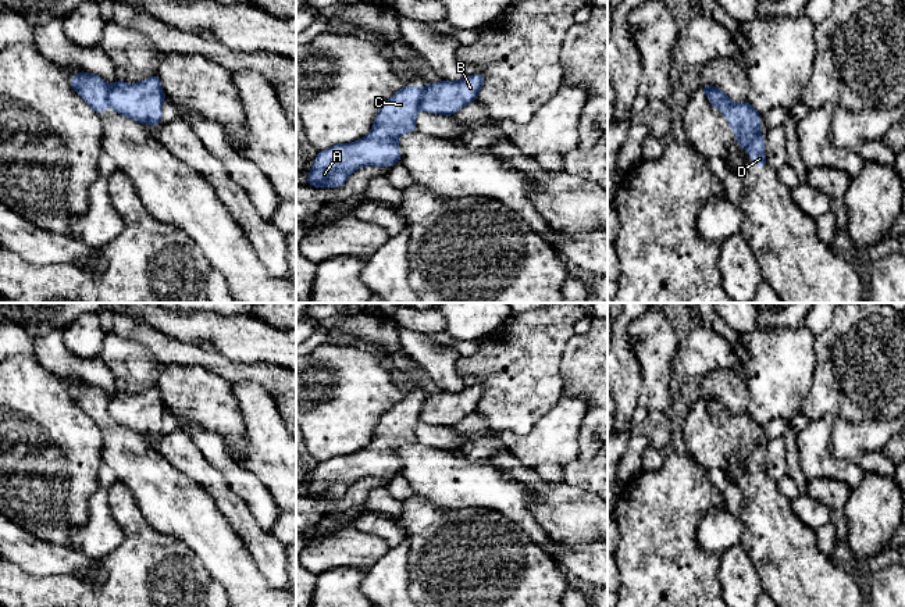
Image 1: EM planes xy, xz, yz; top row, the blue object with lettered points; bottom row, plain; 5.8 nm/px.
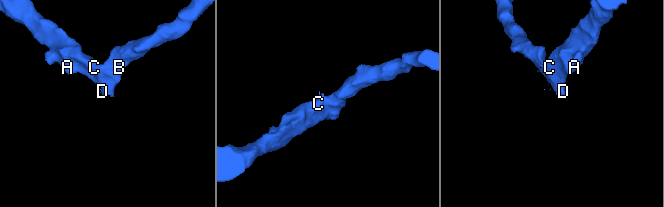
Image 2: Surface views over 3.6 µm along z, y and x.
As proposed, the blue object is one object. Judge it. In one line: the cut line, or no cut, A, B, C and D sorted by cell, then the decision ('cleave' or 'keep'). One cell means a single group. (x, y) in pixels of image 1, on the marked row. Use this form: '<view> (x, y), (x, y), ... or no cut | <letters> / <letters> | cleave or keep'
xz (424, 88), (419, 107) | A C / B D | cleave

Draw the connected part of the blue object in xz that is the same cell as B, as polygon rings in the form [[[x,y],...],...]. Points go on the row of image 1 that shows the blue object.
[[[484,72],[466,75],[460,81],[428,83],[421,94],[420,108],[430,114],[453,115],[475,101],[485,82]]]

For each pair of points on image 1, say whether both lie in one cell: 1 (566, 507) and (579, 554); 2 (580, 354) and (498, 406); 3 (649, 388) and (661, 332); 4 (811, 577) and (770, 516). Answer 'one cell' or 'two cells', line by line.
1: one cell
2: two cells
3: one cell
4: one cell

